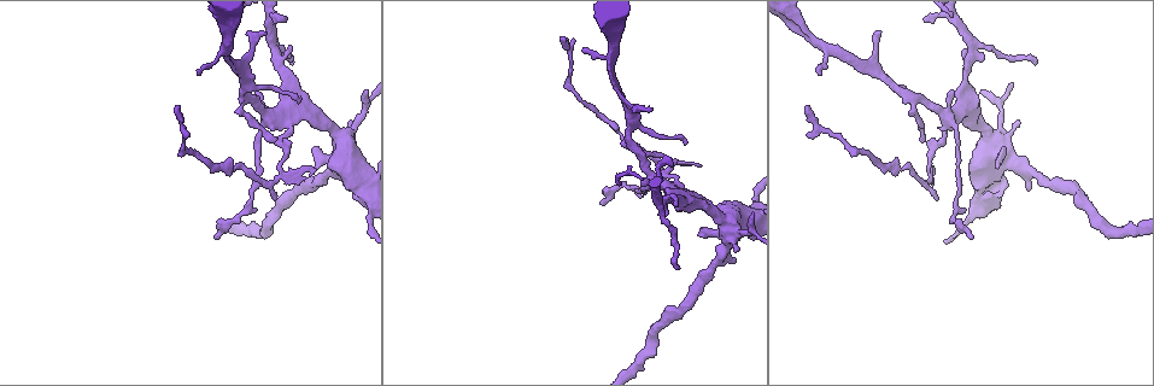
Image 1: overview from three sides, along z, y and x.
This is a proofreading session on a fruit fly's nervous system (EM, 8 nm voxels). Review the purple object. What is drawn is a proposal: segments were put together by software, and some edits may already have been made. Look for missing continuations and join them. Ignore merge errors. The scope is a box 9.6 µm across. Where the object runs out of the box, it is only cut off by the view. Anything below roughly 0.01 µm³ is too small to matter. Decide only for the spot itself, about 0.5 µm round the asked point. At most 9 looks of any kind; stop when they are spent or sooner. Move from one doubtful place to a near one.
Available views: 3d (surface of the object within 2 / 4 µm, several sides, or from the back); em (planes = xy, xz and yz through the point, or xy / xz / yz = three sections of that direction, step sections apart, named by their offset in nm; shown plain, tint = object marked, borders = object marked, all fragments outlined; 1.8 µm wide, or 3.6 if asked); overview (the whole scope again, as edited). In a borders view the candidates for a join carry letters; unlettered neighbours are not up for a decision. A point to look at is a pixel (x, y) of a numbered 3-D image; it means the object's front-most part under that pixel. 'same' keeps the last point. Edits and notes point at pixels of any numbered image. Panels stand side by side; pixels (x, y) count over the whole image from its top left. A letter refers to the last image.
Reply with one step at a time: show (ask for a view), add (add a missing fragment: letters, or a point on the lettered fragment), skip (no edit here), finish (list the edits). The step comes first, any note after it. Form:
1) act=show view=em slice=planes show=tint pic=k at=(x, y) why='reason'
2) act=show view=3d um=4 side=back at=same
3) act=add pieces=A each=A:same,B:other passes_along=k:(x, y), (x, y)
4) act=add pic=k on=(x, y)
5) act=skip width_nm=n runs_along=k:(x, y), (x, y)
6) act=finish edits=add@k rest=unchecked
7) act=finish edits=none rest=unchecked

act=show view=em slice=planes show=borders pic=1 at=(931, 21) why='free end'

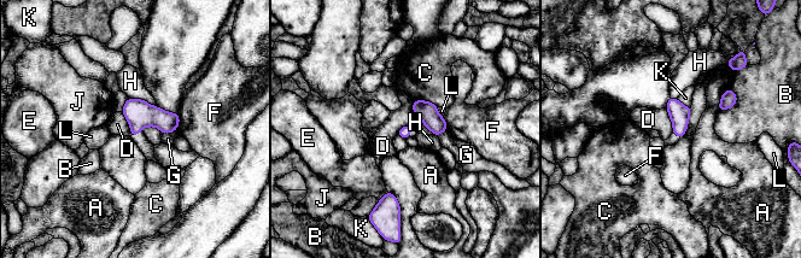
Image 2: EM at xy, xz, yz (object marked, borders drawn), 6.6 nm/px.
act=skip each=A:other,B:other,C:other,D:other,E:other,F:other,G:other,H:other,J:other,K:other,L:other border=2:(411, 111), (433, 134) found='none of them fits'

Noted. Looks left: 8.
act=show view=em slice=xz step=4 show=tint pic=1 at=(246, 97) why='abrupt turn'

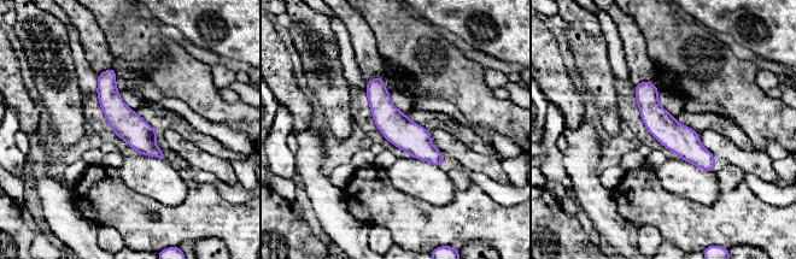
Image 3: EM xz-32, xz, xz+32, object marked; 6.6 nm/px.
act=show view=em slice=planes show=borders at=same

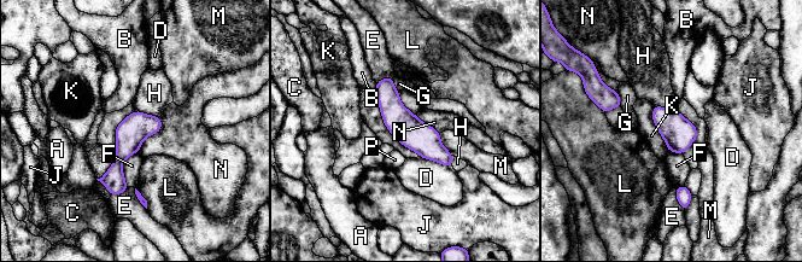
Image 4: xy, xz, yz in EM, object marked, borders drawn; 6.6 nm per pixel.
act=skip longest_contact=K:320nm each=A:other,B:other,C:other,D:other,E:other,F:other,G:other,H:other,J:other,K:other,L:other,M:other,N:other,P:other border=4:(159, 117), (161, 128), (138, 151) found='no lettered fragment goes on from it'

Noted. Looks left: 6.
act=show view=em um=3.6 slice=yz step=8 show=borders pic=1 at=(989, 199) why='free end'

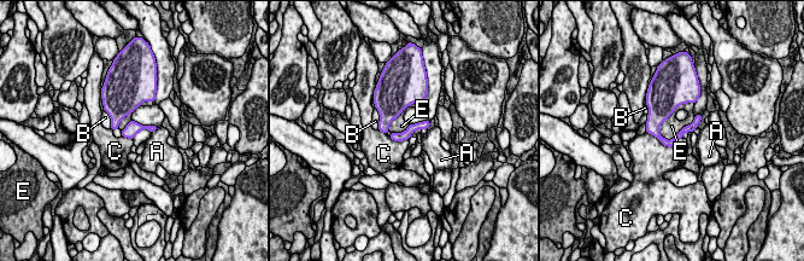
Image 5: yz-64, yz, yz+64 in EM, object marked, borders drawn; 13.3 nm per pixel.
act=show view=em um=3.6 slice=planes show=borders at=same why='cut it another way'

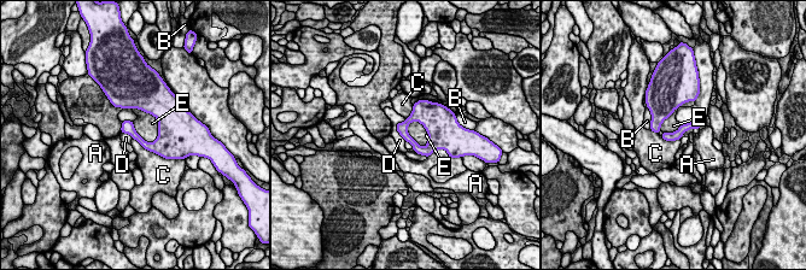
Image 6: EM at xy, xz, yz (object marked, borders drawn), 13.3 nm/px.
act=skip each=A:other,B:other,C:other,D:other,E:other runs_along=6:(134, 100), (163, 119), (164, 153) found='none of them fits'

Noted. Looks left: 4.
act=show view=3d um=2 side=back pic=1 at=(745, 231) why='thick turns thin'

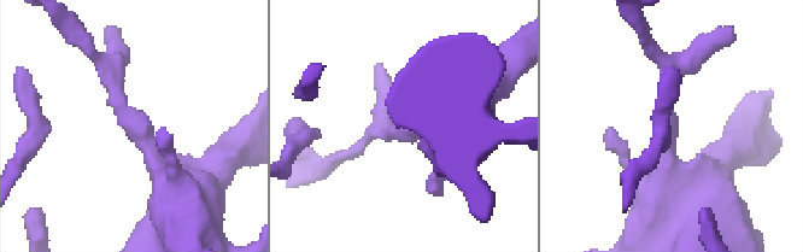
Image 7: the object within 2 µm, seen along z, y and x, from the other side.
act=show view=em um=3.6 slice=planes show=borders pic=7 at=(408, 132) why='need the tissue'

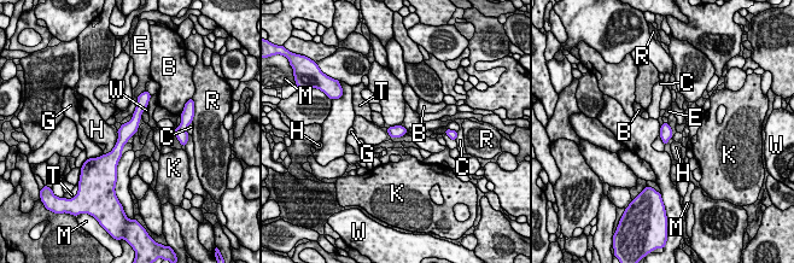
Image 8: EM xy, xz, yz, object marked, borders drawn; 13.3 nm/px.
act=skip width_nm=160 each=B:other,C:other,E:other,G:other,H:other,K:other,M:other,R:other,T:other,W:other found='none of them fits'

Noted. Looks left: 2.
act=finish edits=none rest=unchecked

